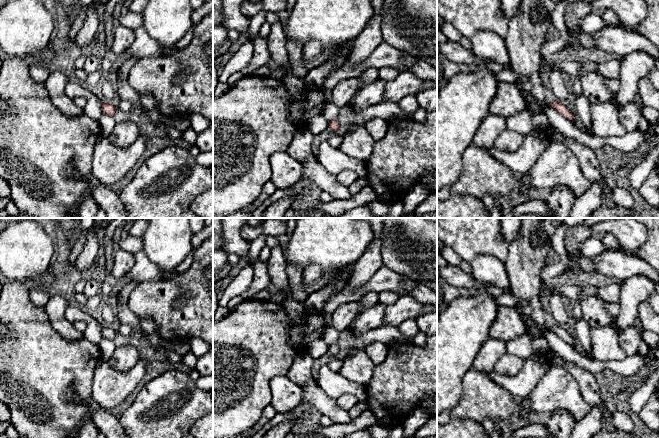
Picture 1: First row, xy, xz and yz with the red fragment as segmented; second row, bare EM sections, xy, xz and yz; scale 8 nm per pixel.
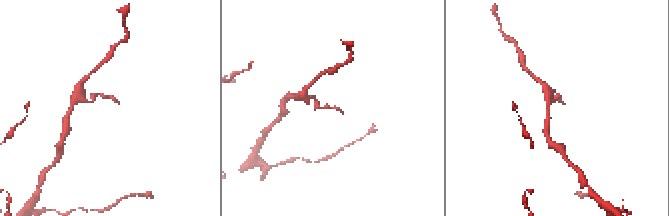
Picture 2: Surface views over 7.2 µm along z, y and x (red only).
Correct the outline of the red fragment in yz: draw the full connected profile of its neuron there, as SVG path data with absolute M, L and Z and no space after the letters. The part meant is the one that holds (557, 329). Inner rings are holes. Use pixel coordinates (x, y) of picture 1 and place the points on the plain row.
M560 324L553 325L548 330L557 334L565 342L567 342L569 344L573 344L573 342L574 342L573 338L568 334L568 332Z

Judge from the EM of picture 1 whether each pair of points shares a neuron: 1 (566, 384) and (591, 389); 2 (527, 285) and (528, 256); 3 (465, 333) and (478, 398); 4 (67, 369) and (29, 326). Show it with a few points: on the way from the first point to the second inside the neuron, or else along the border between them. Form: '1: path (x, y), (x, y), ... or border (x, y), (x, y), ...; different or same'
1: border (564, 367), (574, 378), (580, 395), (590, 406); different
2: path (527, 278), (527, 263); same
3: border (472, 367), (463, 377), (463, 390); different
4: path (56, 358), (35, 337); same

